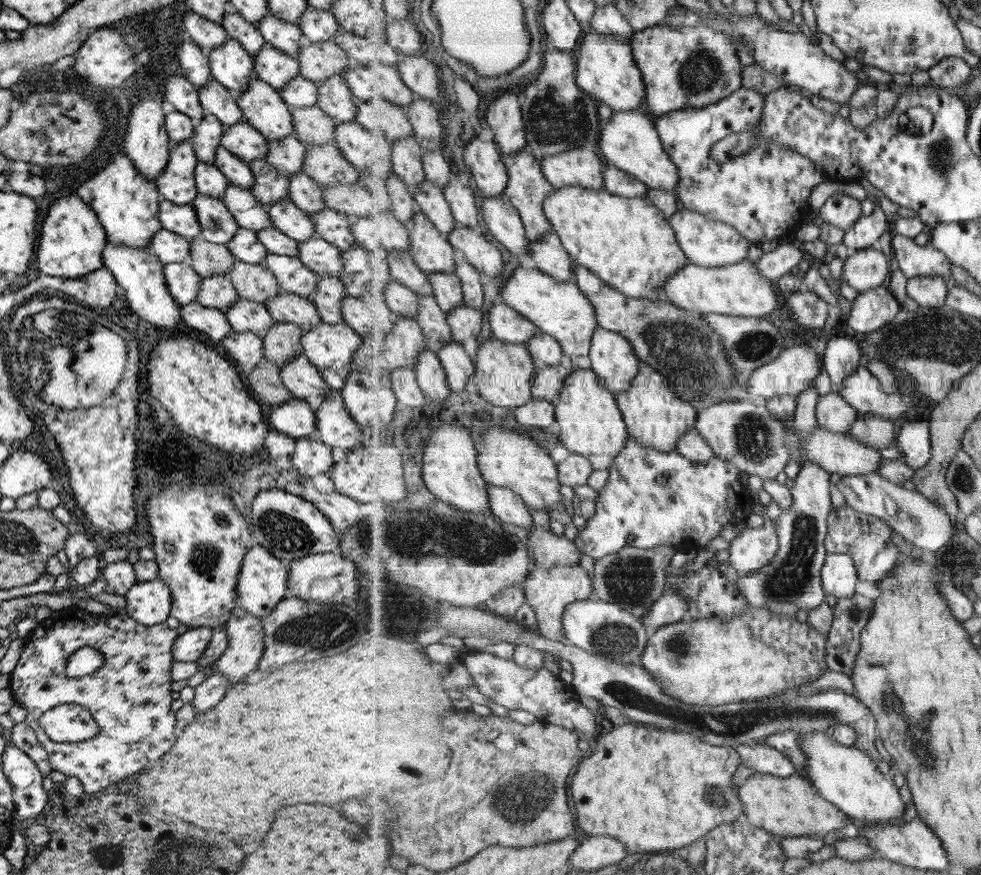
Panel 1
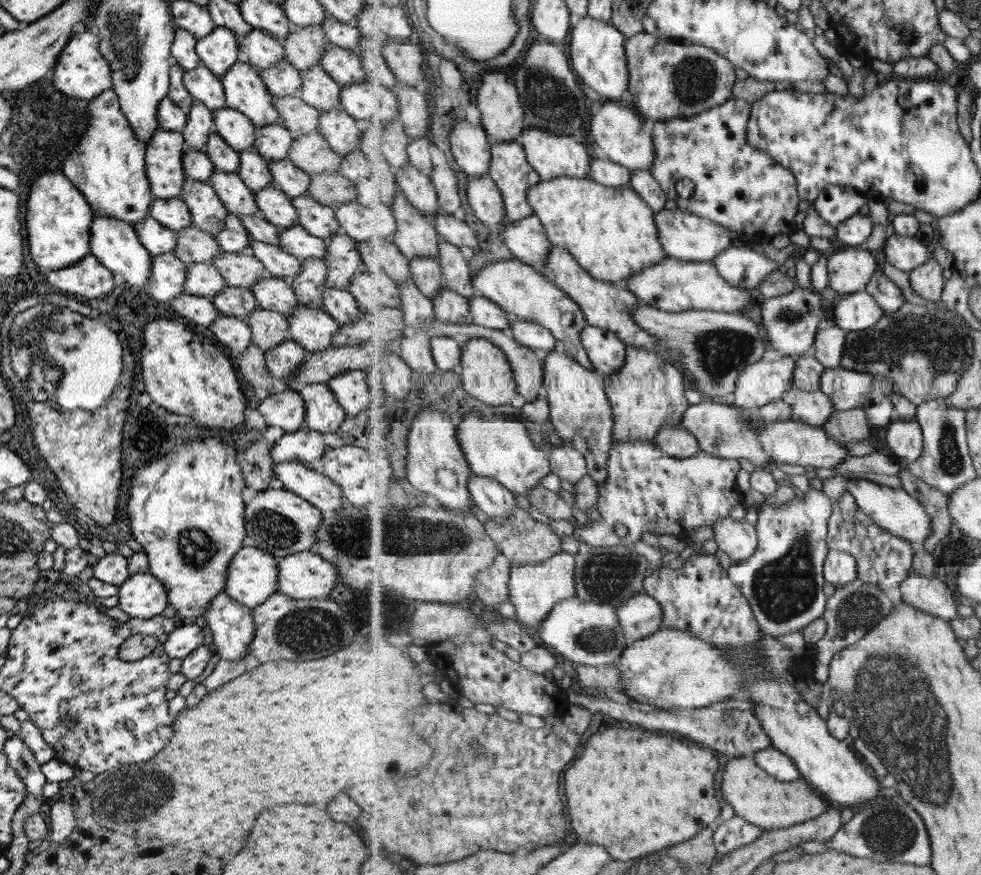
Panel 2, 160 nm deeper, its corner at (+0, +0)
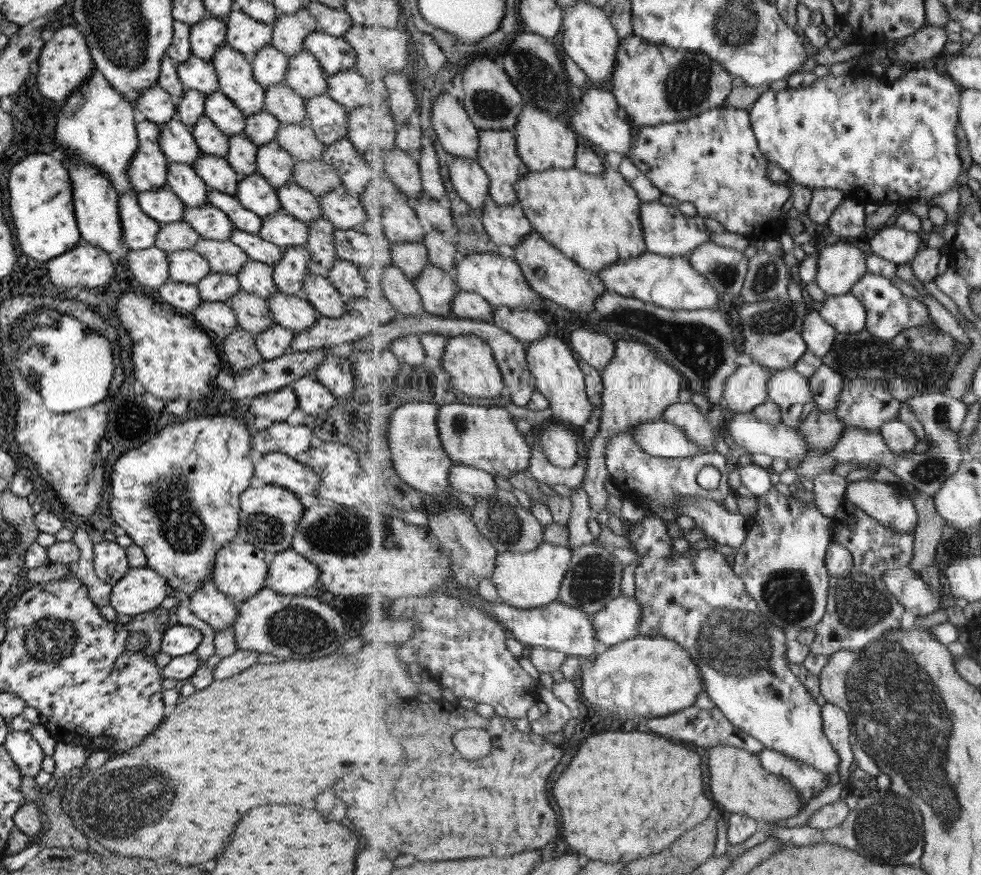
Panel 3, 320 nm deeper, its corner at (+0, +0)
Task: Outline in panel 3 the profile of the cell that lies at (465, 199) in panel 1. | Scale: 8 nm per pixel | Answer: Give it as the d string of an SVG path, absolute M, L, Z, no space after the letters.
M425 146L420 152L419 159L420 171L425 192L434 199L441 200L443 196L448 198L447 187L441 172L438 152L435 152L433 146Z

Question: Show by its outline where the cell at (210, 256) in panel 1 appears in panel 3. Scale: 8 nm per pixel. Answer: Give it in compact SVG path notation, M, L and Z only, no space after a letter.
M185 221L168 222L159 225L153 244L159 250L169 251L191 249L199 236Z

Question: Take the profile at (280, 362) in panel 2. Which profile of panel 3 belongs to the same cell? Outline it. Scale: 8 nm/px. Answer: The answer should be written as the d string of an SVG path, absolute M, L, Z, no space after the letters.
M274 324L263 332L258 332L257 336L254 336L254 344L261 358L268 361L283 354L289 354L289 346L293 338L295 333L292 330Z

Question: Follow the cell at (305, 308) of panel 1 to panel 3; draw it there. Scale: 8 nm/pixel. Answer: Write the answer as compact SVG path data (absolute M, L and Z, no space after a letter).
M251 259L245 261L235 274L240 291L259 295L264 301L271 298L271 295L279 292L271 279L271 272L273 272L272 267L268 264Z

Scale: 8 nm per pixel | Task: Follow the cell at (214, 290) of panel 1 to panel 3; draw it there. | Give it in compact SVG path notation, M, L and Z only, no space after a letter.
M192 248L169 251L166 257L171 282L183 282L183 284L196 286L203 276L211 272L208 262Z

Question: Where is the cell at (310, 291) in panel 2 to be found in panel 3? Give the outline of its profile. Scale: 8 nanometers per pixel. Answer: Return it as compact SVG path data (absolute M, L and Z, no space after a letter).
M302 245L283 249L279 260L273 265L271 279L283 294L301 295L303 278L307 278L310 254Z

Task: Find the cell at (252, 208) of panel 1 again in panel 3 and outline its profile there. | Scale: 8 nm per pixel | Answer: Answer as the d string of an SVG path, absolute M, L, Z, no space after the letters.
M200 152L192 167L207 188L234 196L240 176L223 157Z

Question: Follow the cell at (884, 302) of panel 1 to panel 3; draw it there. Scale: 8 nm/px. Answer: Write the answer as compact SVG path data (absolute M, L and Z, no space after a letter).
M852 293L828 296L820 314L839 333L859 333L867 326L867 308Z

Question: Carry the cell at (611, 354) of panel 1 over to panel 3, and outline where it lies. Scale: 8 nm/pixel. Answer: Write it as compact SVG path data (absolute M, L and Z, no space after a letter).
M575 329L568 344L578 359L583 359L600 371L610 365L617 352L617 342L591 329Z

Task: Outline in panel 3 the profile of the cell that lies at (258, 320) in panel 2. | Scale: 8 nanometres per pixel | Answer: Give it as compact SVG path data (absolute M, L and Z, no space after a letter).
M239 291L231 295L227 304L235 314L236 326L253 336L274 325L266 302L259 295Z

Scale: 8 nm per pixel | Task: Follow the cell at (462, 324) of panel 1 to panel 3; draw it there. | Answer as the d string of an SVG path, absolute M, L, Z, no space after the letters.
M429 264L413 282L423 297L424 312L439 316L453 314L453 300L460 290L452 274Z

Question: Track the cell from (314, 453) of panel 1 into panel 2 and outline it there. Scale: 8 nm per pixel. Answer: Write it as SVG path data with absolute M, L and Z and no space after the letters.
M301 428L283 433L269 449L269 456L276 462L298 462L315 467L329 440L317 431Z

